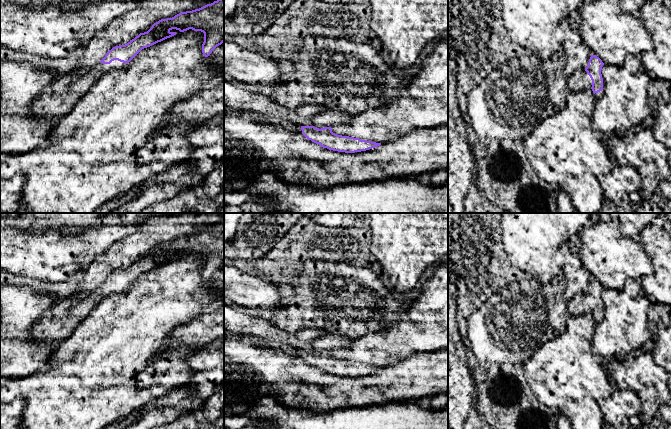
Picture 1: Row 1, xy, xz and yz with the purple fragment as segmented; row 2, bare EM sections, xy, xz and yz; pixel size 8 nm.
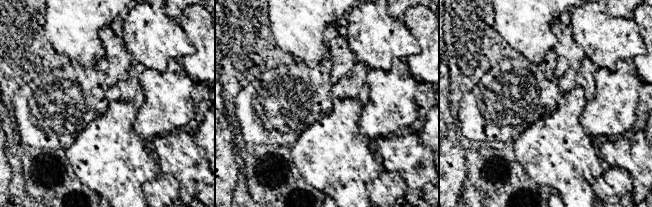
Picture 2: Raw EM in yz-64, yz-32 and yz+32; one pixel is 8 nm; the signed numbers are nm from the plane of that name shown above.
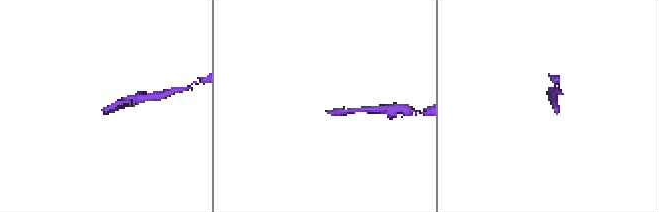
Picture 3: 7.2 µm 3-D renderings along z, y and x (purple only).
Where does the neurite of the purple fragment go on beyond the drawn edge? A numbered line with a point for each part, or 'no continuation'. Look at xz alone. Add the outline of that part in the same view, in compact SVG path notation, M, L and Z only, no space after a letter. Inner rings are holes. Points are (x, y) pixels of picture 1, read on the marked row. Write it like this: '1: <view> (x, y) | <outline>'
1: xz (329, 118) | M327 110L321 113L317 113L311 119L311 125L316 128L332 127L335 124L347 123L350 121L351 115L335 110Z

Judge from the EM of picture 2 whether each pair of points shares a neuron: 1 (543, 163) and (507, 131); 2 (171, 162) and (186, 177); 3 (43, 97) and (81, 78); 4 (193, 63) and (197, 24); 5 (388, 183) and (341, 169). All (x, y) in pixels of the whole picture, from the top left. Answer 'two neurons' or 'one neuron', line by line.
1: two neurons
2: one neuron
3: one neuron
4: one neuron
5: two neurons

